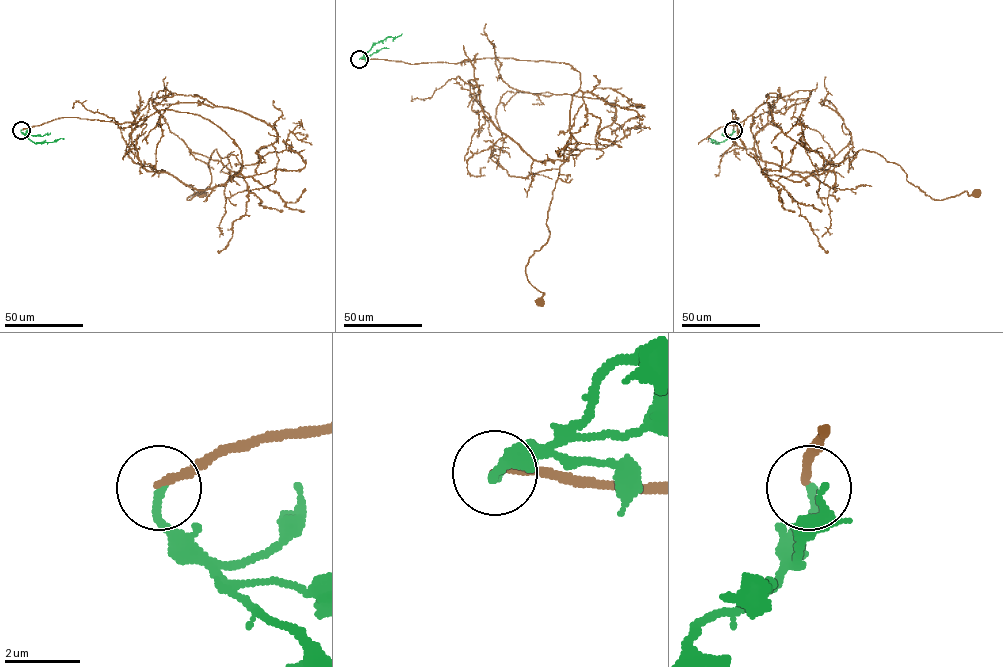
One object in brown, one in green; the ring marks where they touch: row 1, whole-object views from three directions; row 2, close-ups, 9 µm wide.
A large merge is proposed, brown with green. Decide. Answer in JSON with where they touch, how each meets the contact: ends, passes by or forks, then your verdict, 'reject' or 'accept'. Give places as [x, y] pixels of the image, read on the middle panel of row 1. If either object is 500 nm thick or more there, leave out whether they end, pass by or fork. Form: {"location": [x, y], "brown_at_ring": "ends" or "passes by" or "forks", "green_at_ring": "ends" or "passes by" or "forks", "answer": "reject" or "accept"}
{"location": [359, 59], "brown_at_ring": "ends", "green_at_ring": "ends", "answer": "reject"}

